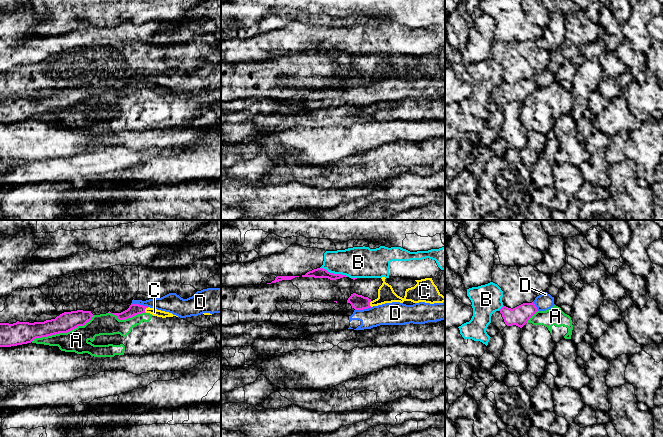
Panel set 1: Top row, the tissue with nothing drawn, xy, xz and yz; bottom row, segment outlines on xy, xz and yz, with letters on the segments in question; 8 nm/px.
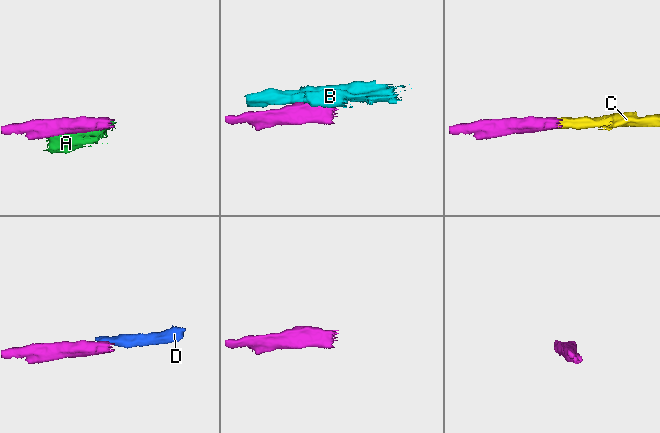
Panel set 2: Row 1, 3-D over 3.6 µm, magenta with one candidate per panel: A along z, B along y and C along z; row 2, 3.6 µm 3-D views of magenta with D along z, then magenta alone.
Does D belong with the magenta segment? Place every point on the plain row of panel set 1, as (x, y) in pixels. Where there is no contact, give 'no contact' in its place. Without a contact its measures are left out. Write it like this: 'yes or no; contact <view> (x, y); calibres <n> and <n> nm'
no; contact xy (139, 81); calibres 100 and 150 nm

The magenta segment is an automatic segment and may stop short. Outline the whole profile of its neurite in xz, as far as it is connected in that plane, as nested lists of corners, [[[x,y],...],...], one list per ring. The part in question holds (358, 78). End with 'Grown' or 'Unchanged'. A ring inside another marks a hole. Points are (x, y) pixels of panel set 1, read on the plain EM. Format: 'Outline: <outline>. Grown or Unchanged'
Outline: [[[385,53],[381,55],[383,59],[378,65],[377,75],[372,77],[368,73],[353,69],[348,74],[347,79],[350,79],[355,86],[363,86],[392,78],[403,79],[404,77],[411,77],[413,79],[425,78],[430,80],[445,78],[445,72],[439,68],[432,54],[415,56],[417,60],[414,63],[406,65],[403,74],[398,72],[392,62],[385,58]]]. Grown

